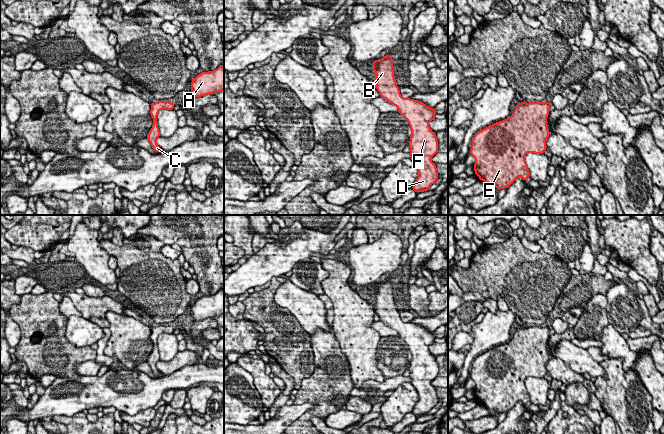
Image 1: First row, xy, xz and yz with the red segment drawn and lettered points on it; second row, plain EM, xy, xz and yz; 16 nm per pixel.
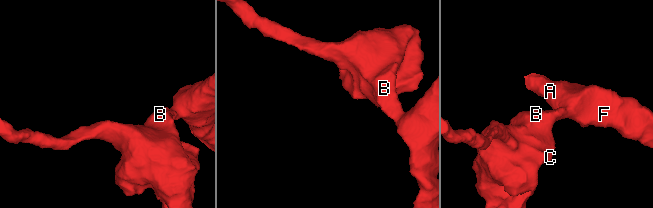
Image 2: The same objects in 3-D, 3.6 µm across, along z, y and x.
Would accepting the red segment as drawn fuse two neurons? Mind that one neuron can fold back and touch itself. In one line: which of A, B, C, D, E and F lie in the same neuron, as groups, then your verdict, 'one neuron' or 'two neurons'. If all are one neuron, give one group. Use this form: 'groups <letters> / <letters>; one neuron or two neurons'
groups A B C D E F; one neuron

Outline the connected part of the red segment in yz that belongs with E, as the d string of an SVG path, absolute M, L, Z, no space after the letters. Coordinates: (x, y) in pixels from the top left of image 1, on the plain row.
M551 326L517 327L513 338L503 345L494 347L475 358L472 363L470 378L475 382L475 398L497 414L508 412L517 402L525 405L530 396L525 385L529 376L542 378L546 374L549 361L547 341Z

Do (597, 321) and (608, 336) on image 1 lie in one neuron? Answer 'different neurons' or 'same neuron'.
different neurons

